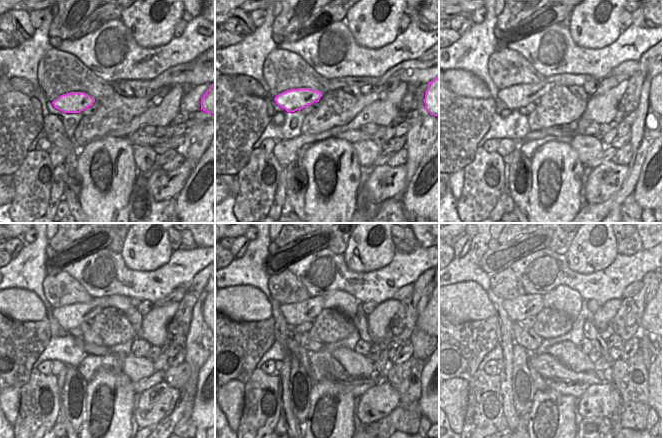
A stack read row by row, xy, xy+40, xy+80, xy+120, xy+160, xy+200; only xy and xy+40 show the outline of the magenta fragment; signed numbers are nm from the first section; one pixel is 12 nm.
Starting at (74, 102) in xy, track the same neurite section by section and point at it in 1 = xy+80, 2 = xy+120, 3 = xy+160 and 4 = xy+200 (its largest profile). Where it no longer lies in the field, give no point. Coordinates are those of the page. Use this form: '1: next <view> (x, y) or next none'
1: next xy+80 (515, 97)
2: next xy+120 (69, 317)
3: next xy+160 (295, 314)
4: next xy+200 (526, 305)

